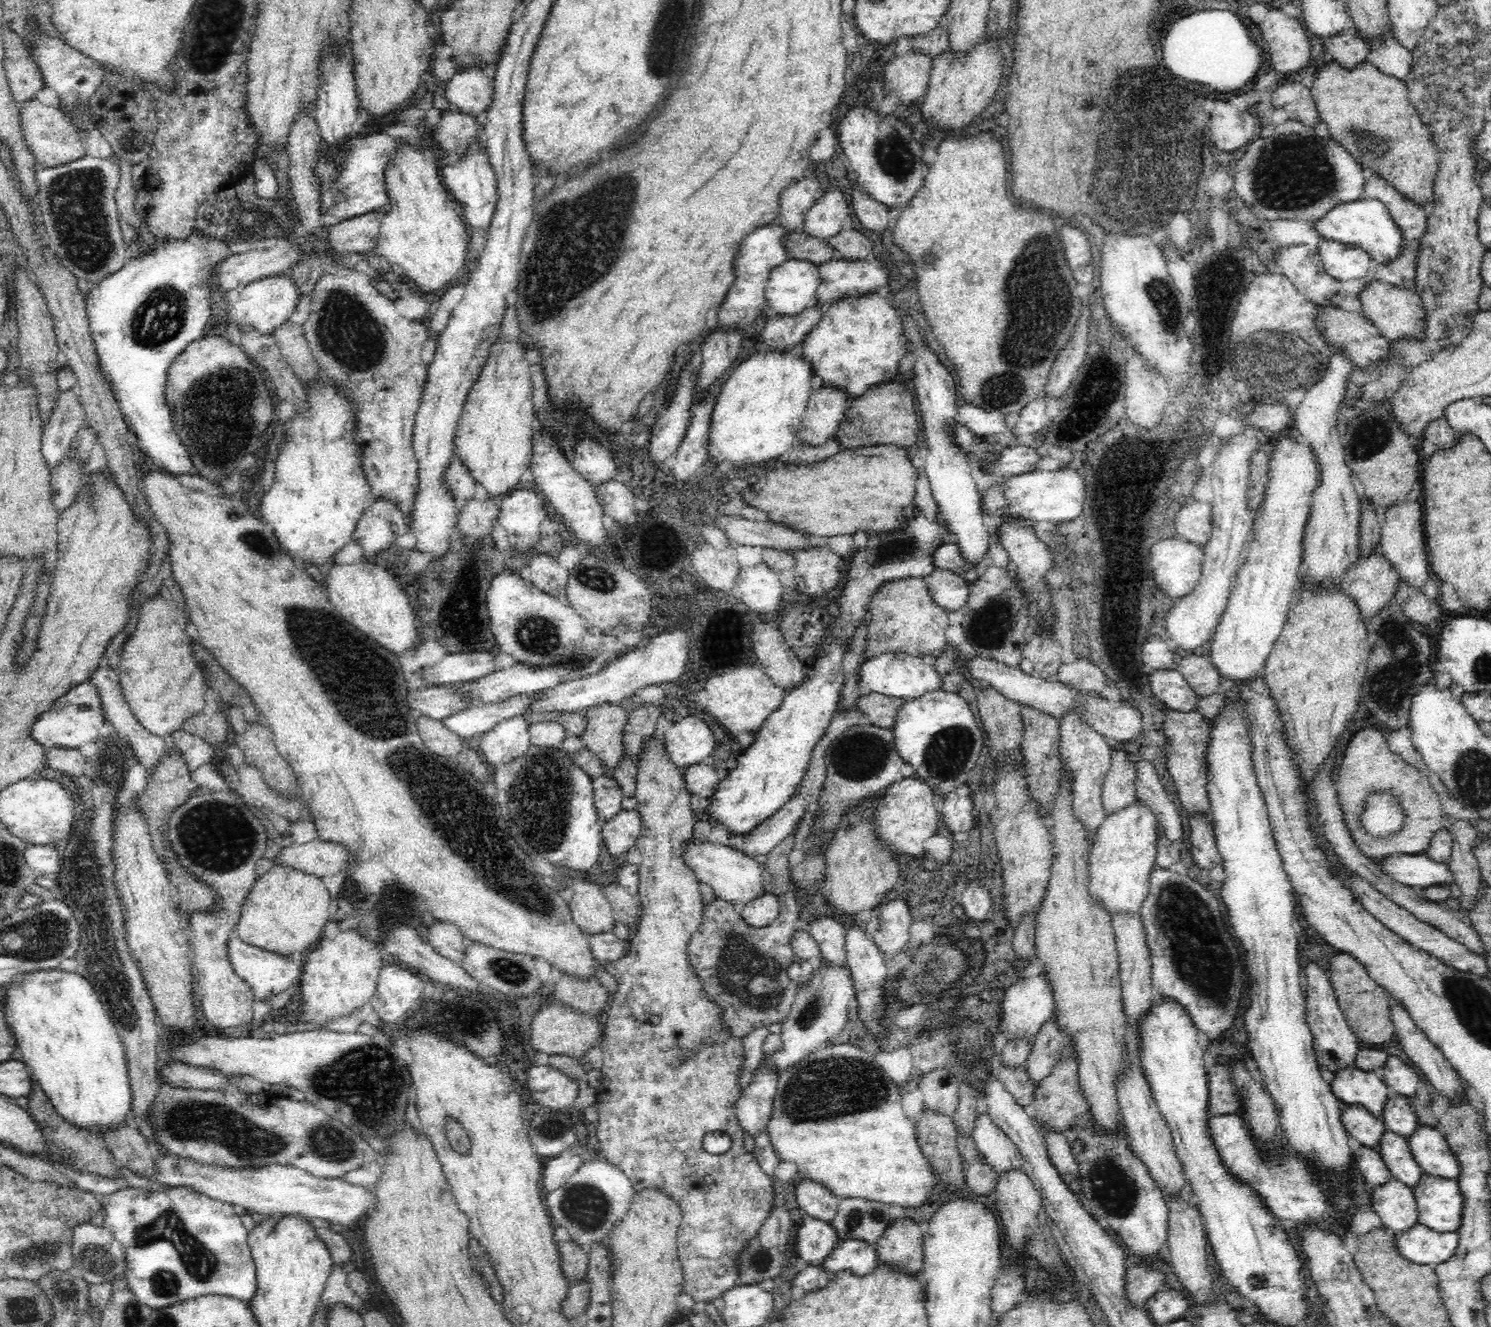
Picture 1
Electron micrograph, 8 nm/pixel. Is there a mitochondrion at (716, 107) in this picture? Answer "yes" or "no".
no

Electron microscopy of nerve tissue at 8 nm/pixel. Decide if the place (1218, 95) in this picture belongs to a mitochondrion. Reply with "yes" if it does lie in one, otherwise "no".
no

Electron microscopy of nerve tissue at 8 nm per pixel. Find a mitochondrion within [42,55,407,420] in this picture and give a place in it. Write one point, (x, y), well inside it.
(76, 199)

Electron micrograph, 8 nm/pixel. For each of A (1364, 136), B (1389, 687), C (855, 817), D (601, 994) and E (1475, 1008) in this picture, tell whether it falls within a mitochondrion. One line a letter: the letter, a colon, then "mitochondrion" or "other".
A: mitochondrion
B: mitochondrion
C: mitochondrion
D: other
E: mitochondrion

